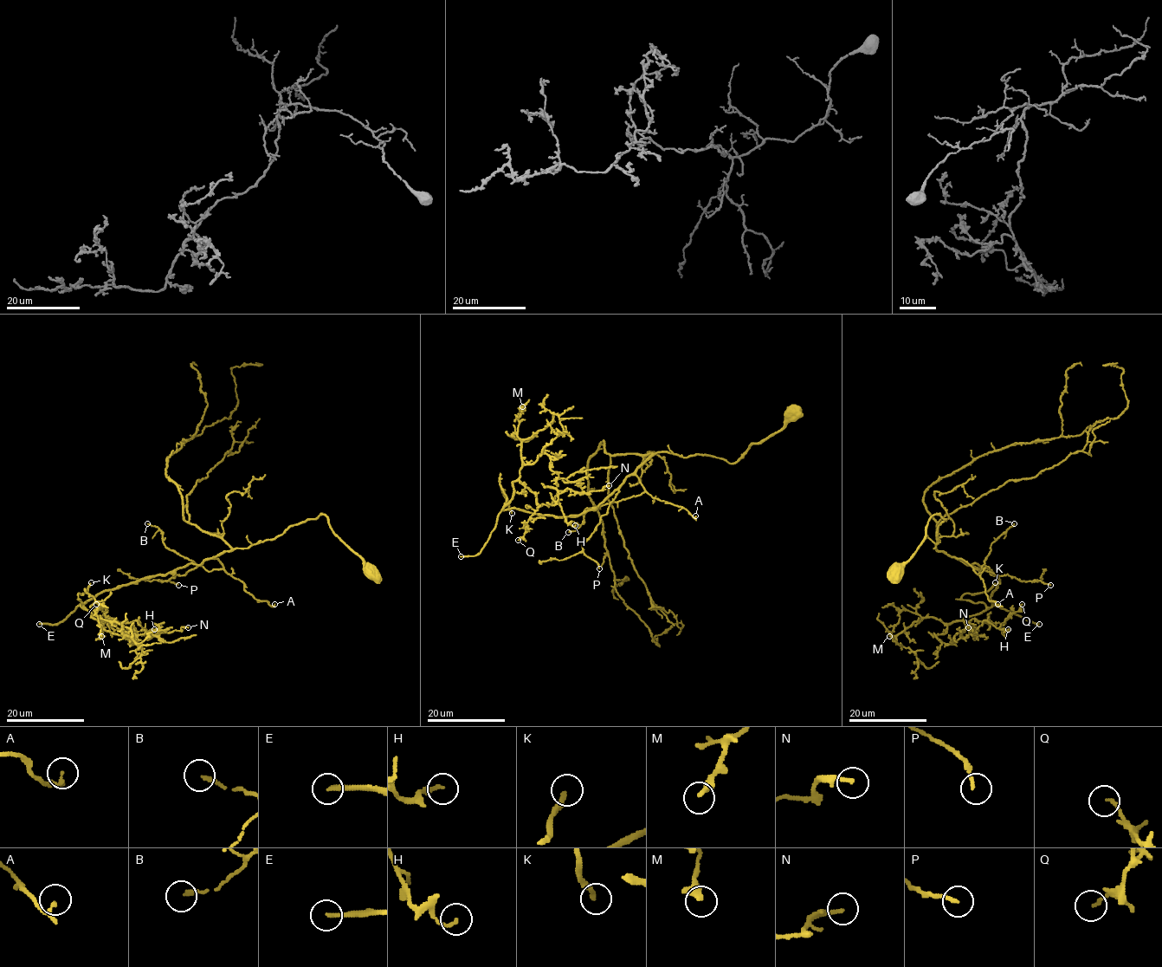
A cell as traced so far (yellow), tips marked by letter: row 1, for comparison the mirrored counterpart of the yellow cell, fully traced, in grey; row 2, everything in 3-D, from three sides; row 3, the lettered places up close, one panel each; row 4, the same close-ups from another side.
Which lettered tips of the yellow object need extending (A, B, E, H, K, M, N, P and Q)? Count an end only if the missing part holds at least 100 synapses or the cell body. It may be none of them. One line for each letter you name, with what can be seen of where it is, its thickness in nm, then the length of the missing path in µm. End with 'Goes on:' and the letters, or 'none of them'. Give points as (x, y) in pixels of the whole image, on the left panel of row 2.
E: at (39, 624); 160 nm thick; about 70 µm are missing
K: at (91, 582); 190 nm thick; about 35 µm are missing
Goes on: E, K

